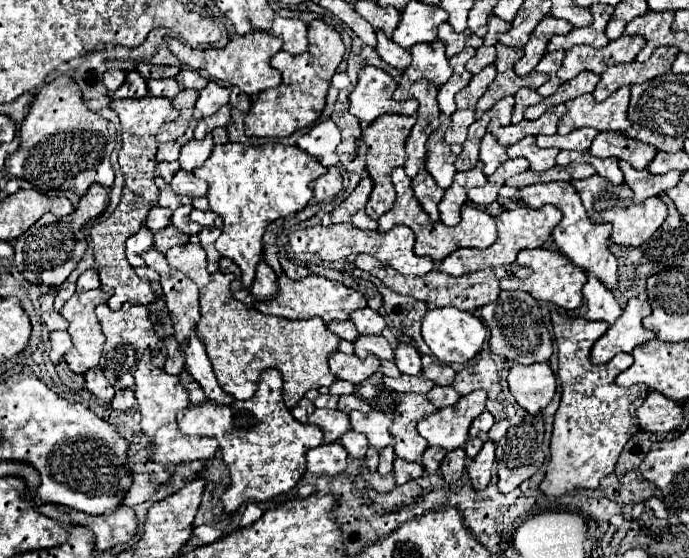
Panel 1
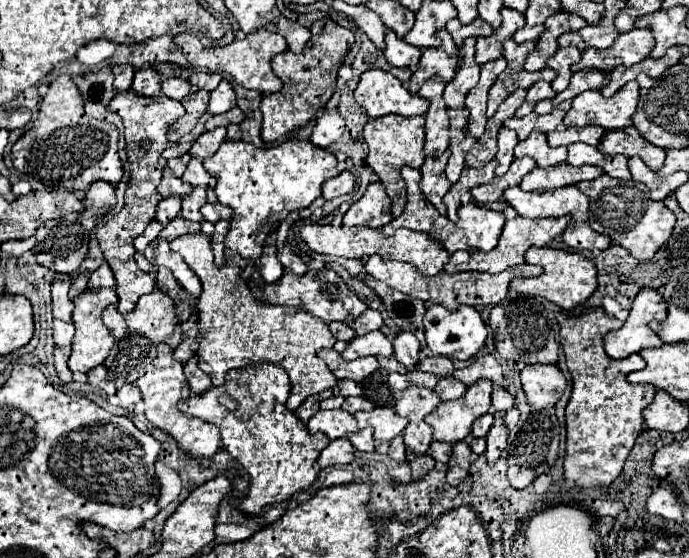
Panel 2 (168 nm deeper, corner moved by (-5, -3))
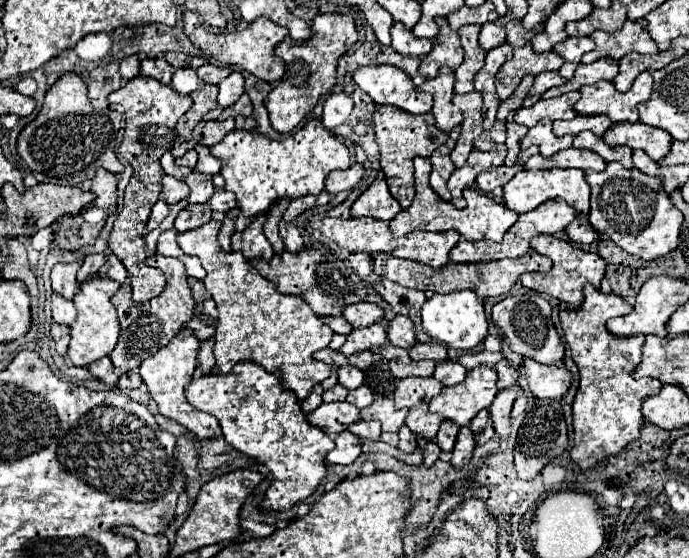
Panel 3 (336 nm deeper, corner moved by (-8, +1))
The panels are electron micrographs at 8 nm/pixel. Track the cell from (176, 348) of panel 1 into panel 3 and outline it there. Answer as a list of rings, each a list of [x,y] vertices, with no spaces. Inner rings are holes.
[[[209,298],[195,306],[195,314],[187,322],[187,328],[191,328],[199,340],[209,340],[211,336],[215,336],[217,324],[219,324],[219,314],[215,302]]]

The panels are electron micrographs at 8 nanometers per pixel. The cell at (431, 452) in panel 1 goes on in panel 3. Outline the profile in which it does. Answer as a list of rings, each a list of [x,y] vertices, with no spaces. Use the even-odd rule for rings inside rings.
[[[443,420],[437,436],[435,436],[435,442],[439,444],[441,450],[445,452],[451,452],[453,446],[455,446],[455,438],[457,438],[457,432],[459,432],[459,426],[455,422],[449,422],[449,420]]]

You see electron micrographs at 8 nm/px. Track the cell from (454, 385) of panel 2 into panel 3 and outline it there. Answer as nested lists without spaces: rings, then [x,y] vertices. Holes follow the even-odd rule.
[[[447,358],[445,362],[439,362],[439,364],[437,364],[433,376],[435,376],[443,386],[455,386],[455,384],[463,382],[465,374],[467,374],[467,370],[465,370],[459,362]]]

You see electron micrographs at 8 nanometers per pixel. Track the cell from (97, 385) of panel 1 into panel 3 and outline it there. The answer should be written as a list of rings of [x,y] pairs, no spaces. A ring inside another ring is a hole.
[[[105,356],[105,358],[99,358],[97,362],[91,362],[89,364],[89,372],[99,378],[101,382],[105,382],[107,386],[115,386],[117,384],[117,374],[113,370],[113,364],[111,364],[111,358]]]

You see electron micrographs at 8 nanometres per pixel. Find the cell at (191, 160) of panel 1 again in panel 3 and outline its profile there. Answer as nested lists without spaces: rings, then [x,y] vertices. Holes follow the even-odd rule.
[[[233,118],[223,120],[223,122],[221,122],[221,120],[205,122],[201,144],[205,144],[205,146],[213,146],[213,144],[221,142],[221,140],[223,140],[223,136],[225,136],[225,134],[229,134],[233,128],[235,128],[235,120],[233,120]]]

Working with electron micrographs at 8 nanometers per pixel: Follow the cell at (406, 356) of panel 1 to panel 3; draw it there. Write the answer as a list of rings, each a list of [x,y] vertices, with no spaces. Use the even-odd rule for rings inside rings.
[[[395,316],[391,322],[389,322],[389,328],[387,328],[387,340],[399,348],[407,348],[413,346],[417,342],[415,338],[415,326],[411,322],[411,318],[405,318],[405,316]]]

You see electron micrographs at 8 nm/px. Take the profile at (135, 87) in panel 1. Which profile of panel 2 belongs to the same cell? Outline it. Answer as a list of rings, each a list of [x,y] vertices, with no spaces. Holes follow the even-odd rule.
[[[140,68],[134,74],[132,92],[140,96],[150,96],[150,98],[160,96],[160,82],[162,82],[162,76],[154,68]]]

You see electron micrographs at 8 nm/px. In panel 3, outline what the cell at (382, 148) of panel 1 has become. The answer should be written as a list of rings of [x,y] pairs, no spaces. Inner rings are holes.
[[[379,106],[375,110],[375,140],[381,148],[381,168],[385,172],[389,190],[393,198],[401,204],[401,208],[409,208],[415,198],[415,184],[413,184],[413,158],[415,156],[431,156],[435,148],[435,140],[439,140],[441,132],[433,122],[433,114],[409,114],[401,108],[393,106]]]

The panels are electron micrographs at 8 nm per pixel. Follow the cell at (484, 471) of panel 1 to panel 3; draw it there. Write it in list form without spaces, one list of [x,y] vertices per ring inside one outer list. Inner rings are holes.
[[[511,386],[507,390],[499,390],[493,404],[489,406],[489,414],[499,438],[505,438],[509,434],[509,418],[511,418],[509,414],[515,398],[517,398],[517,386]]]

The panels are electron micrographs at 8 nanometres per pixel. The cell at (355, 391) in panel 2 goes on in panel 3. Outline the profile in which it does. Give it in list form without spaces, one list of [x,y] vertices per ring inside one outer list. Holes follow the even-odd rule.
[[[341,366],[339,368],[339,384],[345,386],[347,390],[353,390],[353,388],[357,388],[357,386],[363,384],[363,372],[359,368]]]

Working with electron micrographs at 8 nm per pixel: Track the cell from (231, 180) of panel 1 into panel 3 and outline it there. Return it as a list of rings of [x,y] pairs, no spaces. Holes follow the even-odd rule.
[[[311,118],[303,128],[287,134],[283,140],[271,140],[255,130],[233,130],[211,148],[211,154],[221,160],[225,190],[237,196],[237,206],[241,210],[237,230],[249,226],[255,216],[269,210],[269,206],[283,196],[301,198],[307,194],[321,194],[325,190],[325,178],[331,170],[345,170],[351,166],[347,146],[339,142],[333,132],[325,130],[319,118]]]

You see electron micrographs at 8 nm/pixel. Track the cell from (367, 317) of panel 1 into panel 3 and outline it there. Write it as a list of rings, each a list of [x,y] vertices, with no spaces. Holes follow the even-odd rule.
[[[357,302],[343,310],[343,318],[353,328],[365,328],[365,326],[375,324],[379,318],[383,318],[383,310],[371,302]]]

